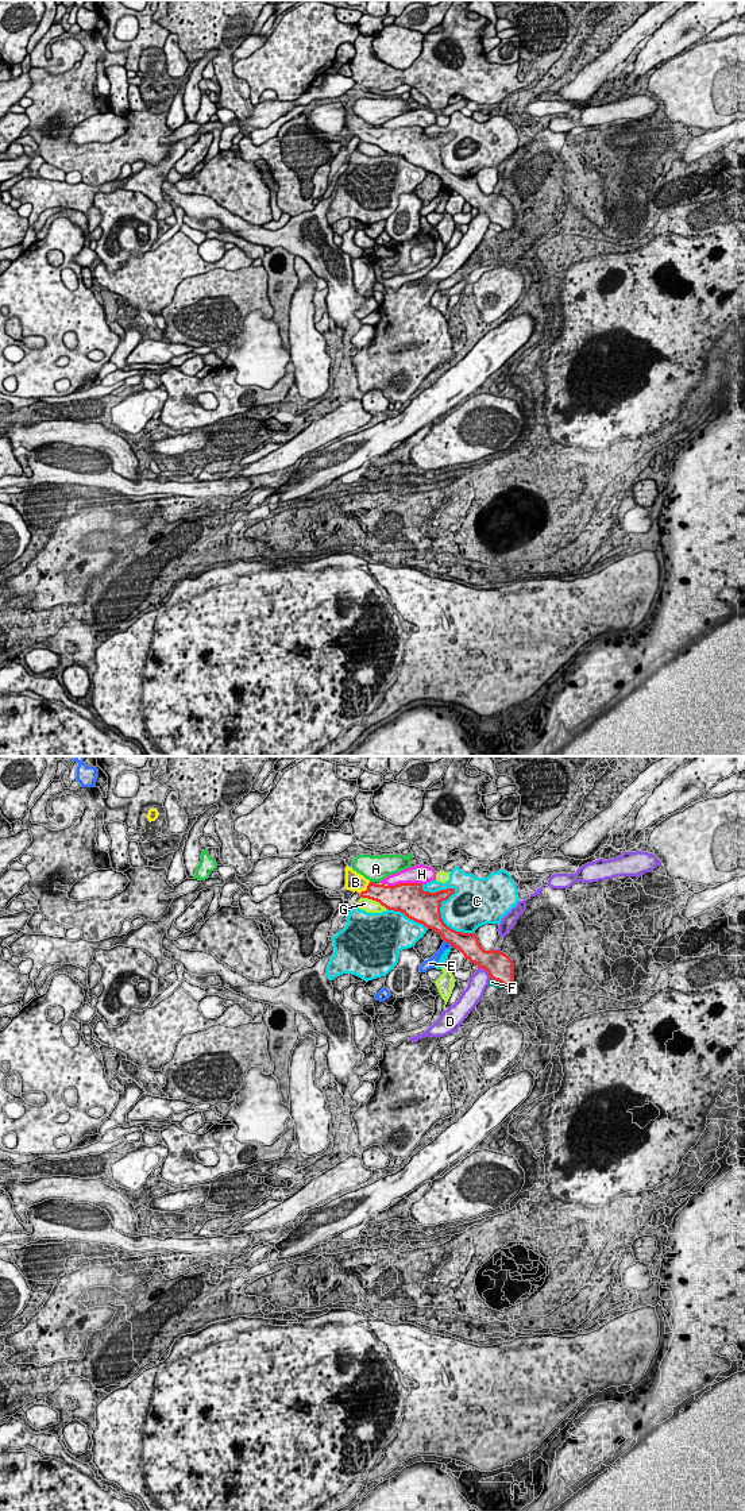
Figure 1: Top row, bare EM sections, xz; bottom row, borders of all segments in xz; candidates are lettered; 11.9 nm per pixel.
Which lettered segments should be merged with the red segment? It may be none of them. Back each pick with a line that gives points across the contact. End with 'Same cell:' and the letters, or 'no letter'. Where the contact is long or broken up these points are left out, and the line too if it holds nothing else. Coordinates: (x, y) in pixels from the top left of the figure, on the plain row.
B: way xz (386, 139), (367, 133), (355, 126)
Same cell: B

